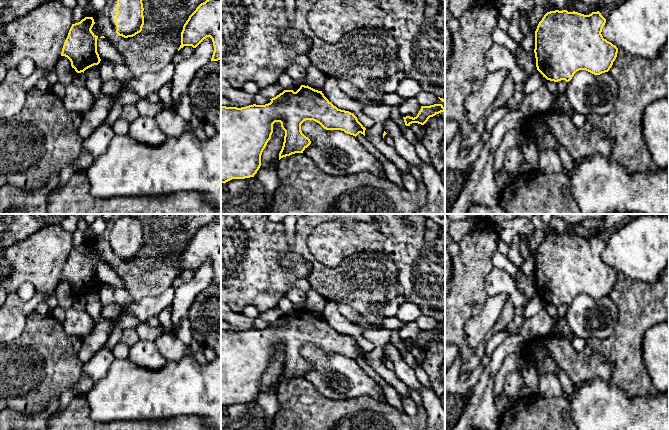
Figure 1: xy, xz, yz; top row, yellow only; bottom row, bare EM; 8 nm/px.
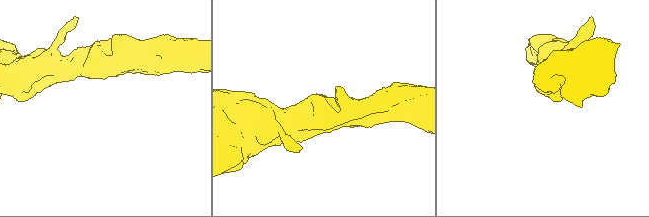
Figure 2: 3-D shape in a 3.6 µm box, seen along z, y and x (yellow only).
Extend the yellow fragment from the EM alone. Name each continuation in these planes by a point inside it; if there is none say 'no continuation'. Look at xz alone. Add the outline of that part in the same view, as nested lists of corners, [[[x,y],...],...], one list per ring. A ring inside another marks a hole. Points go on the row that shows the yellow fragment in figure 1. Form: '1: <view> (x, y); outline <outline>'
no continuation

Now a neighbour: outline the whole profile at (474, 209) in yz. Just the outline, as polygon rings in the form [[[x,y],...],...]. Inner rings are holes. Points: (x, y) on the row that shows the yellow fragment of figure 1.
[[[472,205],[467,210],[466,214],[507,214],[499,205],[496,206],[483,206]]]

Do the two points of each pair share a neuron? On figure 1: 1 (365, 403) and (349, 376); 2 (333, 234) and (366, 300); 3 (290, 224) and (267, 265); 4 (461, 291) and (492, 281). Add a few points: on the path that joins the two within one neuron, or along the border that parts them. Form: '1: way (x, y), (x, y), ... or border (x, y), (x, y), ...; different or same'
1: border (338, 399), (370, 395), (384, 401); different
2: border (367, 250), (354, 252), (335, 266), (322, 264); different
3: border (283, 224), (285, 239), (290, 246); different
4: border (494, 266), (485, 279), (485, 290), (488, 296); different

